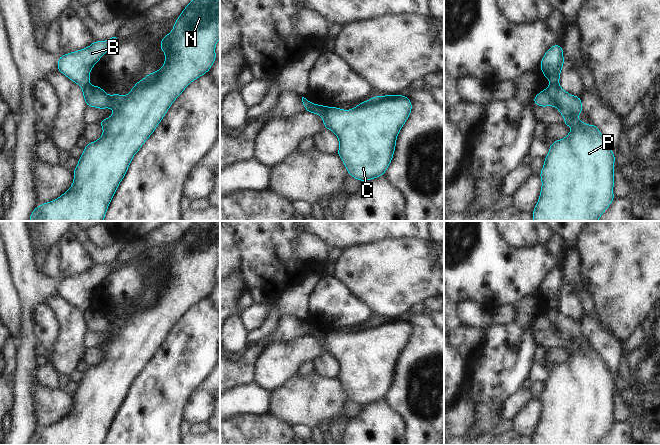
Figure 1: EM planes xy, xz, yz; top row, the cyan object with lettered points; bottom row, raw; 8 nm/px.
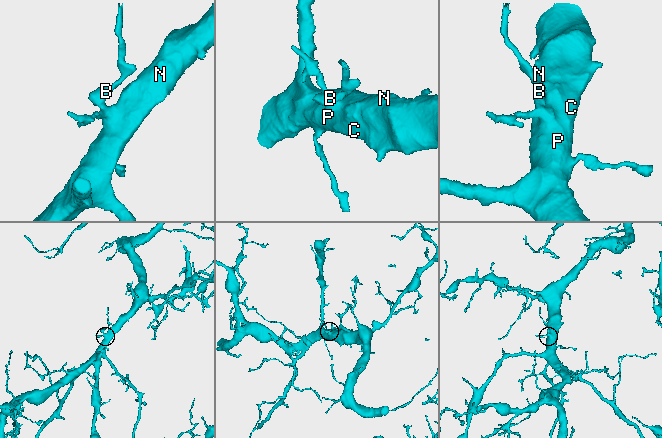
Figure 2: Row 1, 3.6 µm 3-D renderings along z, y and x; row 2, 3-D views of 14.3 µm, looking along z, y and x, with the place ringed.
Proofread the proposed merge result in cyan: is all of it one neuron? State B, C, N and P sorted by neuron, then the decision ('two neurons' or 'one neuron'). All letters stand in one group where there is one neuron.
B / C N P; two neurons

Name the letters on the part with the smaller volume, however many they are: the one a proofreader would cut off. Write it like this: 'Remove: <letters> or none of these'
Remove: B

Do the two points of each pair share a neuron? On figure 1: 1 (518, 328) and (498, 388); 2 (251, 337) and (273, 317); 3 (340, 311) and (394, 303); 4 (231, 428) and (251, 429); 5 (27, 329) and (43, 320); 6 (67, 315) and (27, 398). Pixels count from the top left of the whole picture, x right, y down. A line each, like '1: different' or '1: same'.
1: same
2: same
3: different
4: same
5: different
6: different

